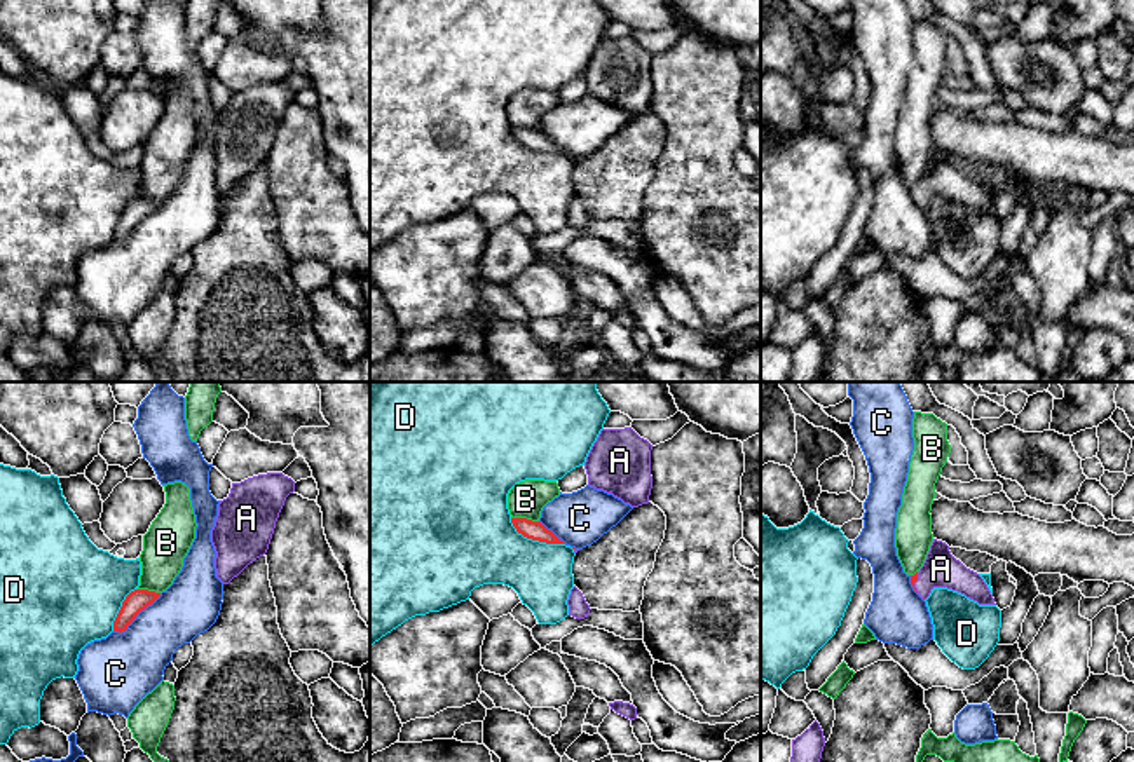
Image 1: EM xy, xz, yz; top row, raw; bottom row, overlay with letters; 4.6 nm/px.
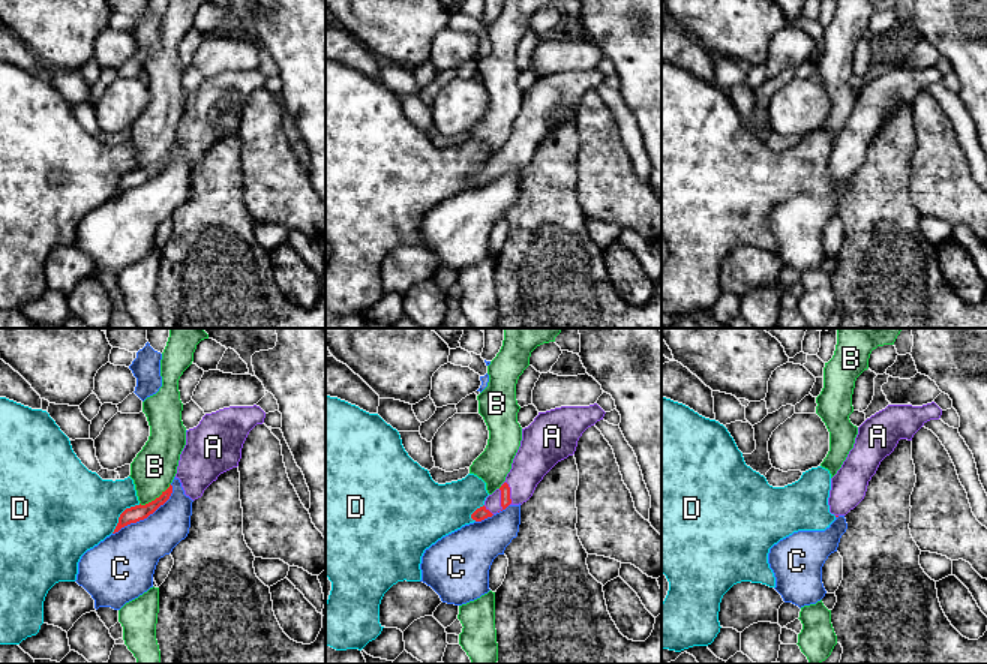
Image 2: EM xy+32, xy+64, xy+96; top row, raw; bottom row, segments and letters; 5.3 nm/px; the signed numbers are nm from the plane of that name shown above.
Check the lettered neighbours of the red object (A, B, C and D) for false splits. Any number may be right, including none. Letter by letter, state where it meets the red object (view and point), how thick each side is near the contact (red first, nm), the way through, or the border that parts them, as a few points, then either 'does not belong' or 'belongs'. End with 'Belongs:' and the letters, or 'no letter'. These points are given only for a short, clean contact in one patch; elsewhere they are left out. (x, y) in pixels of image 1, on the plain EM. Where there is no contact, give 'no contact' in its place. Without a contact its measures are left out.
A: yz (915, 190) | 30/170 nm | across yz (913, 187), (915, 190), (925, 190), (941, 178) | belongs
B: xz (526, 128) | 90/170 nm | does not belong
C: xy (136, 224) | 100/320 nm | does not belong
D: xz (534, 149) | 90/360 nm | does not belong
Belongs: A

